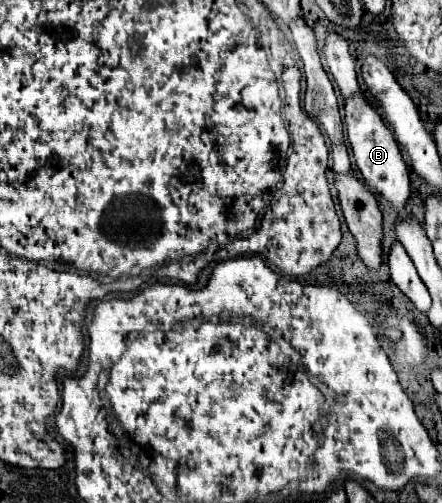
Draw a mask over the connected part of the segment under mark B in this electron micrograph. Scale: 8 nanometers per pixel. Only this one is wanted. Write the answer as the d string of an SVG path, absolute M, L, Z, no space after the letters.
M353 96L353 100L345 100L345 124L357 168L363 174L365 184L381 194L387 202L391 202L399 216L405 216L405 206L409 200L409 172L405 160L401 158L401 150L393 132L381 120L379 112L365 100L365 96Z

